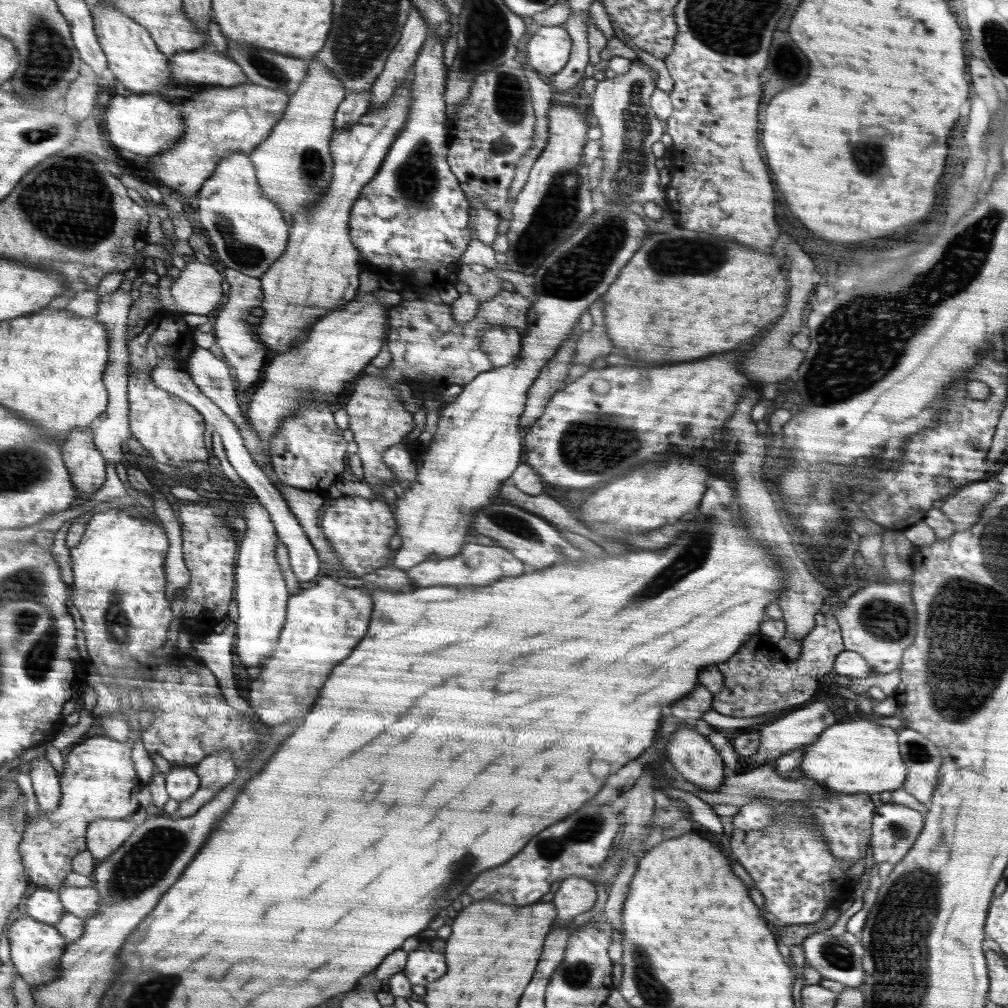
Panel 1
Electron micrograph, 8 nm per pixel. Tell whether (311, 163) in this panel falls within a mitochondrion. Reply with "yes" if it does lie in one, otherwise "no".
yes

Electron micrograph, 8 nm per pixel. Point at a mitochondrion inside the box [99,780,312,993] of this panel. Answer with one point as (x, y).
(146, 863)

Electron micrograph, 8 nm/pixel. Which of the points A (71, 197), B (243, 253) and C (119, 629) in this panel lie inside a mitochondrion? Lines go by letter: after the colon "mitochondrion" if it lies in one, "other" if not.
A: mitochondrion
B: mitochondrion
C: mitochondrion

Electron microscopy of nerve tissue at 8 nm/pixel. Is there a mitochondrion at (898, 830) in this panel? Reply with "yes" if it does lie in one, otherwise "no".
yes

